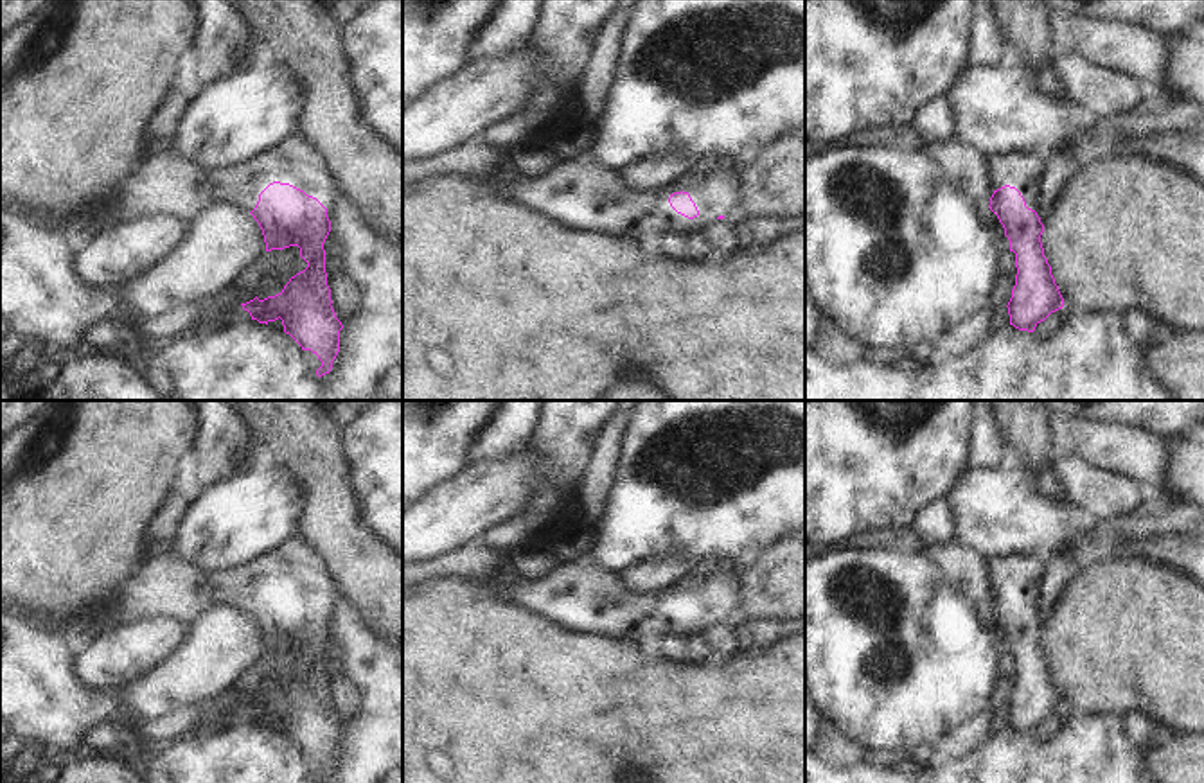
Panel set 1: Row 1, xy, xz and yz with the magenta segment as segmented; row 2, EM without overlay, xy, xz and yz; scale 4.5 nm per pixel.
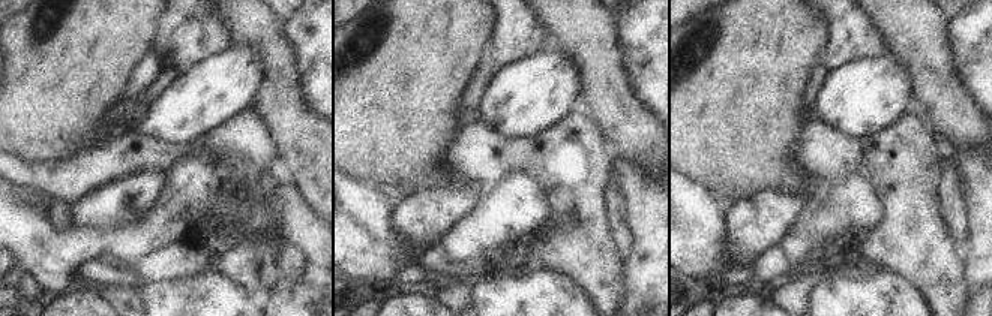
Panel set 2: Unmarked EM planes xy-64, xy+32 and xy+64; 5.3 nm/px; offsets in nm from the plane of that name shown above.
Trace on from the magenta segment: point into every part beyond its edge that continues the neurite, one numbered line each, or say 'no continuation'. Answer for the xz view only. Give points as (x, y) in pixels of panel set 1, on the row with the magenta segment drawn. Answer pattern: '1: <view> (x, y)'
1: xz (577, 193)

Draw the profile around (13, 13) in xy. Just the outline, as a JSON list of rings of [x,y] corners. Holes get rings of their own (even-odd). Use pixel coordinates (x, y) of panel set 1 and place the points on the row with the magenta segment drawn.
[[[0,0],[0,36],[23,23],[49,0]]]

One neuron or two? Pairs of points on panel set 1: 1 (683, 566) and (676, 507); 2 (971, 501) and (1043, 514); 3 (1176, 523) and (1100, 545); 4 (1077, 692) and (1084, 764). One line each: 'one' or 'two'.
1: two
2: one
3: one
4: two

